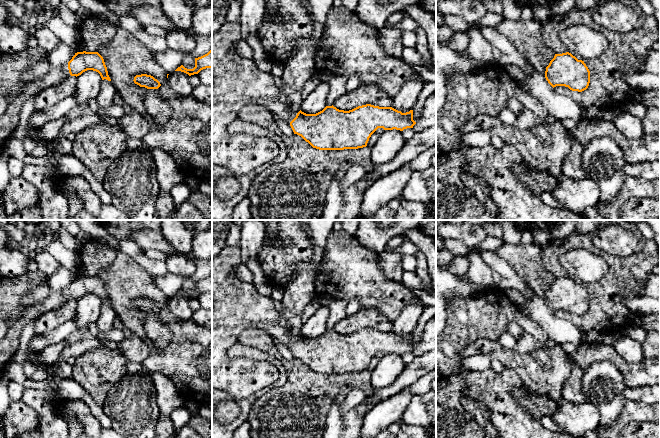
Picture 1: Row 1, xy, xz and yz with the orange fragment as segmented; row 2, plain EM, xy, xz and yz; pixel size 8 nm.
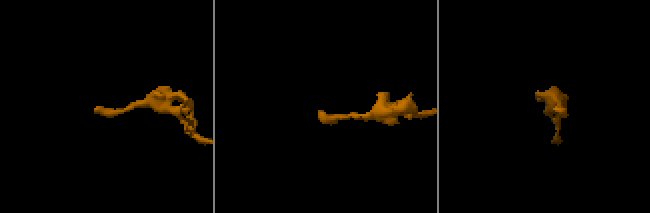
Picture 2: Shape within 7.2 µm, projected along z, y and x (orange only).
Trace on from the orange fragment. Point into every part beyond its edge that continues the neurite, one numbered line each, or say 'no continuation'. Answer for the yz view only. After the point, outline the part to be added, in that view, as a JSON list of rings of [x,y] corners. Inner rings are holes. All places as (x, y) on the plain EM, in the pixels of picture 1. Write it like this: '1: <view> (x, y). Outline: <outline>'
no continuation

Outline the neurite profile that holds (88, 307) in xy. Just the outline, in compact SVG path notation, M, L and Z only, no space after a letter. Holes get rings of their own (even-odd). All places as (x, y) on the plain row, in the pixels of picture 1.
M87 294L77 300L77 309L73 318L78 330L88 331L89 325L98 320L101 306L100 298L93 294Z

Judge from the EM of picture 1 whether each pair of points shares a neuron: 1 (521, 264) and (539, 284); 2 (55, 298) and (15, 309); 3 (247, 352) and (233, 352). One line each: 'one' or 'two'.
1: one
2: one
3: one

